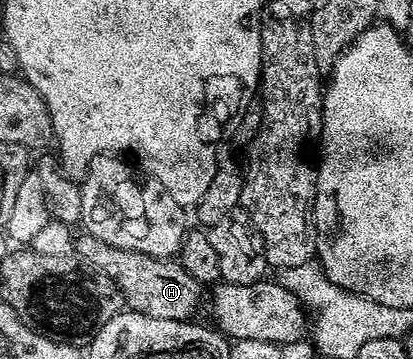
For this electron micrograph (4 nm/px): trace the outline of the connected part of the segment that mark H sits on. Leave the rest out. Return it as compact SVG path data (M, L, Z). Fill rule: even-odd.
M100 244L99 251L101 251L99 269L117 282L128 310L138 311L139 314L158 321L188 320L196 316L193 314L201 303L203 285L195 277L191 277L191 273L187 273L187 269L183 269L180 262L144 255L139 251L124 251L123 248L107 244Z

